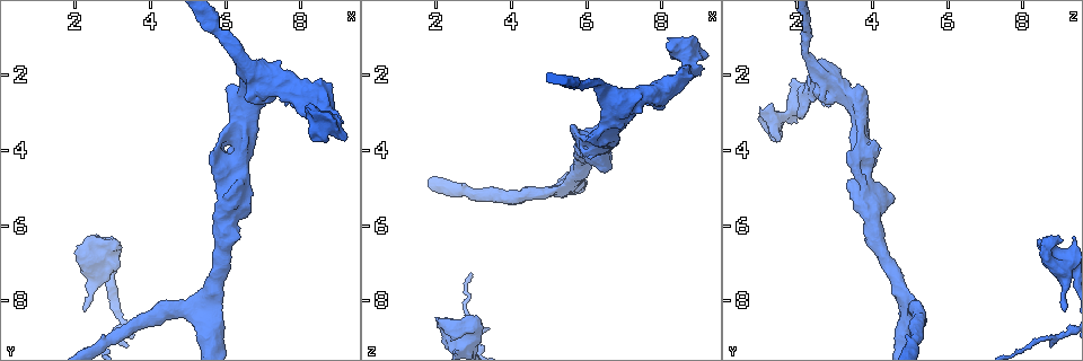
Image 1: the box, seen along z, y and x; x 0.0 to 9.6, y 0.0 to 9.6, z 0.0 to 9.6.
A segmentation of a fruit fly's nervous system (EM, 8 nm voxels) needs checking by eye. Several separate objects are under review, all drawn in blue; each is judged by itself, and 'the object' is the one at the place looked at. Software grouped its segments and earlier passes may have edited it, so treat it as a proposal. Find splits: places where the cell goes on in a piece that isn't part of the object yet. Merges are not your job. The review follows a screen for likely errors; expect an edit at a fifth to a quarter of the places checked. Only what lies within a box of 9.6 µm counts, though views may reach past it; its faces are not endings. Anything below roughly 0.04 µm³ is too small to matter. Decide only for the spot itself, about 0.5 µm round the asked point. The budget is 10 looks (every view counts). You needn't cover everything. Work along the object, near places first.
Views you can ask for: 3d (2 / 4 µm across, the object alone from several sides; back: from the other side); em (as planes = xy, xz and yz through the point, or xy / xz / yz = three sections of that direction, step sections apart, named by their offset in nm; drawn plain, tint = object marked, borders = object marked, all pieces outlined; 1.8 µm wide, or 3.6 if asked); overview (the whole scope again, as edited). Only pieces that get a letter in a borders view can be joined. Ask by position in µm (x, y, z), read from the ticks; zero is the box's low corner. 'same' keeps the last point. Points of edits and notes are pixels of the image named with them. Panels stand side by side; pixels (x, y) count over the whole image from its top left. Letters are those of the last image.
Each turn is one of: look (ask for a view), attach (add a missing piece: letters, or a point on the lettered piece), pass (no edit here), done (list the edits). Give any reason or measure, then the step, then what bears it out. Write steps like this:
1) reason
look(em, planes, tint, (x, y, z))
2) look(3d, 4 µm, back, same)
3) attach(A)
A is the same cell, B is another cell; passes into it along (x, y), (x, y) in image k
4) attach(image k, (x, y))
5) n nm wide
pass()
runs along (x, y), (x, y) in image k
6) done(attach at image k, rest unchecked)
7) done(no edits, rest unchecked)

an open end
look(3d, 2 µm, (6.00, 2.30, 3.70))

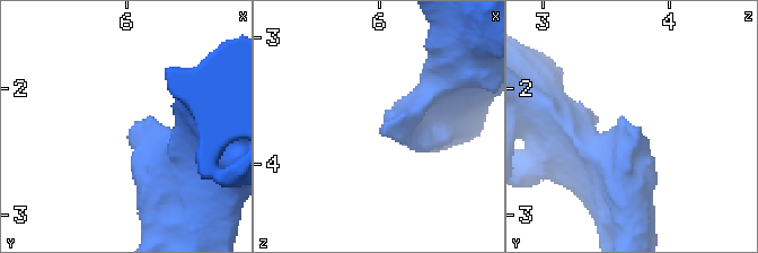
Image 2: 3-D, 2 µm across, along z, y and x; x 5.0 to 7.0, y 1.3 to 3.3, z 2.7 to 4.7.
look(em, planes, plain, (6.04, 2.32, 3.66))

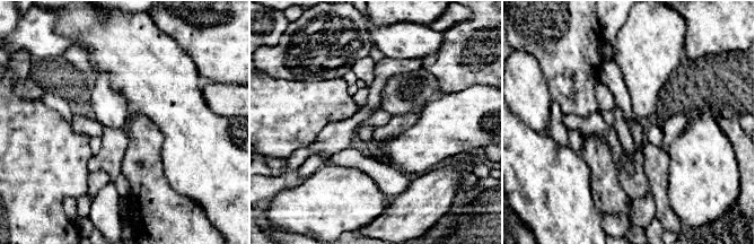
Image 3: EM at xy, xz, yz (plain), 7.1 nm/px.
look(em, planes, borders, same)

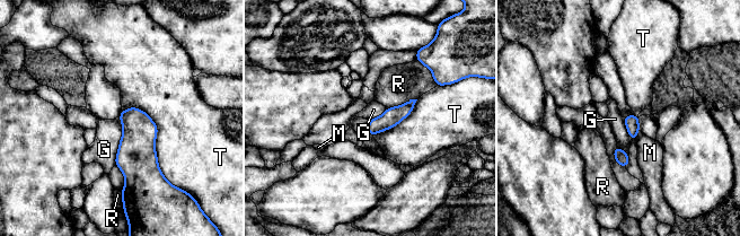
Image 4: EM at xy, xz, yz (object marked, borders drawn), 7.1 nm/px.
pass()
G, M, R and T are other cells; runs along (412, 102), (402, 112), (370, 130) in image 4; no lettered piece goes on from it

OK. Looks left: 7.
thick end
look(em, planes, plain, (9.10, 3.25, 1.85))

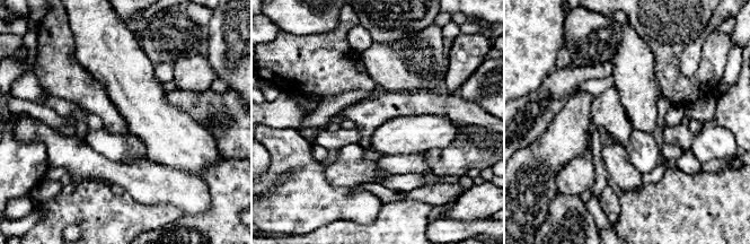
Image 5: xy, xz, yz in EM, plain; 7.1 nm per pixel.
look(em, planes, tint, same)

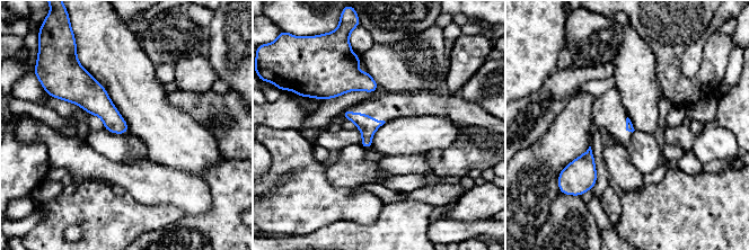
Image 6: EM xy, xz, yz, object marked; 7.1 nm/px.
what lies round it
look(em, planes, borders, same)

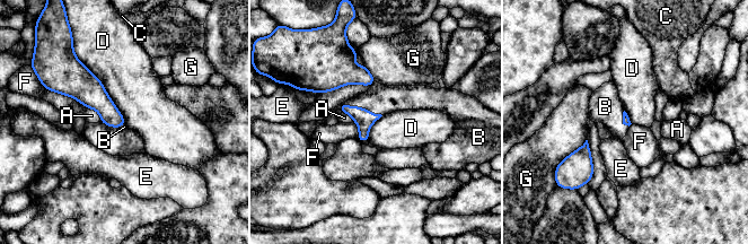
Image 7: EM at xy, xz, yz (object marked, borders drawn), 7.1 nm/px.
attach(B)
B is the same cell, A, C, D, E, F and G are other cells; passes into it along (362, 116), (362, 109), (383, 99) in image 7; it goes on there

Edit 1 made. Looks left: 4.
look(overview)

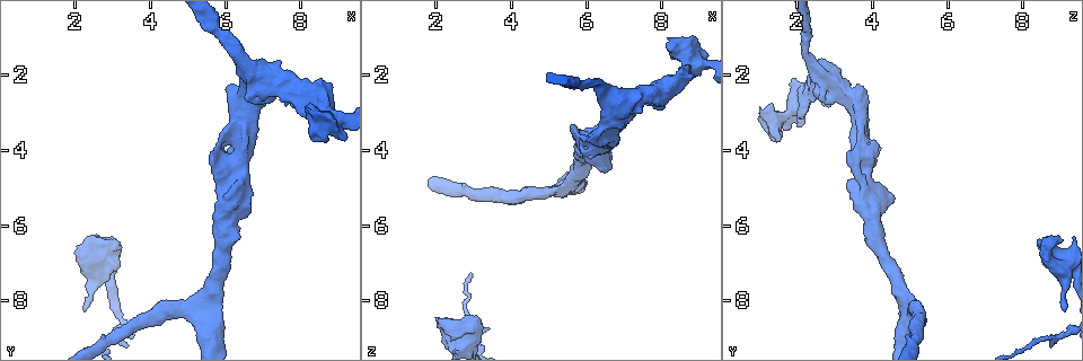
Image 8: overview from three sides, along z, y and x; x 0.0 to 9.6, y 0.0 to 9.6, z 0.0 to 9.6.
branch stops here
look(em, 3.6 µm, planes, tint, (2.25, 8.25, 9.05))

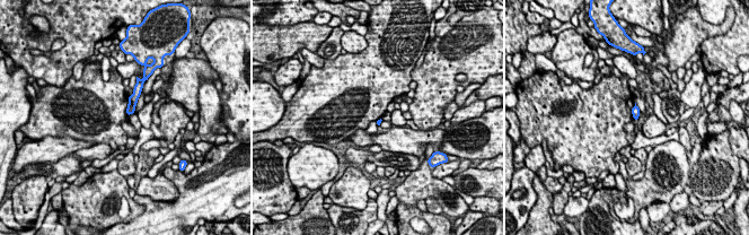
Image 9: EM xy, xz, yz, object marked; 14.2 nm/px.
what lies round it
look(em, 3.6 µm, planes, borders, same)

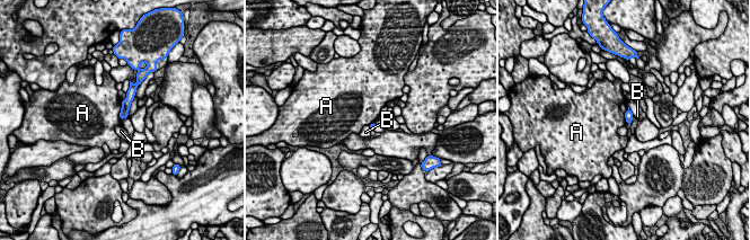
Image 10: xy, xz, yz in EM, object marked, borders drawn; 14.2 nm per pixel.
pass()
A and B are other cells; runs along (130, 91), (122, 116) in image 10; none of them fits

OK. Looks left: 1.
done(attach at image 7, rest unchecked)

